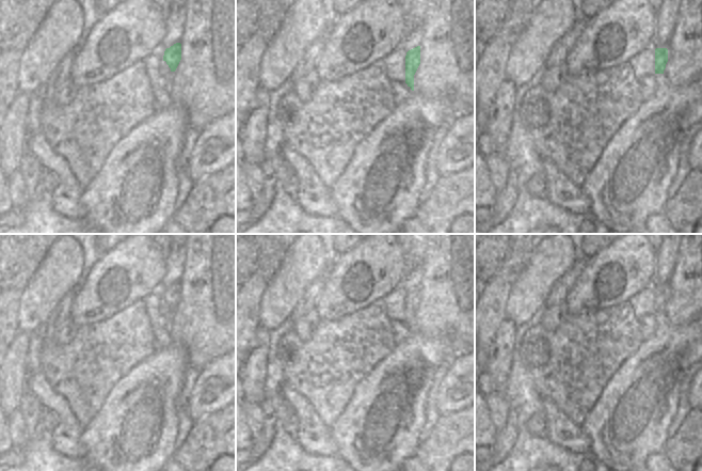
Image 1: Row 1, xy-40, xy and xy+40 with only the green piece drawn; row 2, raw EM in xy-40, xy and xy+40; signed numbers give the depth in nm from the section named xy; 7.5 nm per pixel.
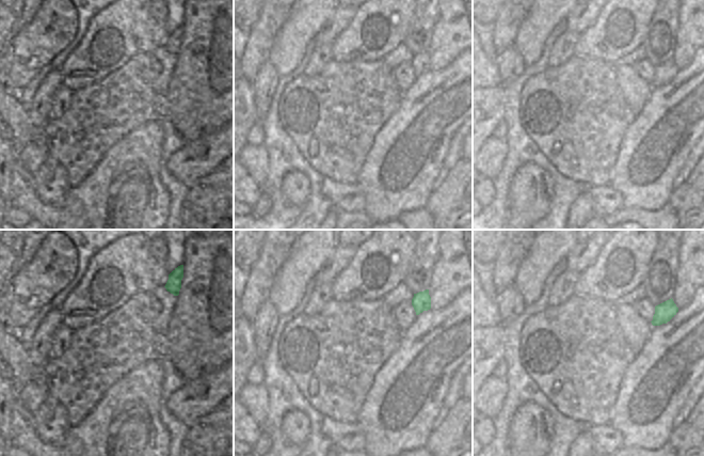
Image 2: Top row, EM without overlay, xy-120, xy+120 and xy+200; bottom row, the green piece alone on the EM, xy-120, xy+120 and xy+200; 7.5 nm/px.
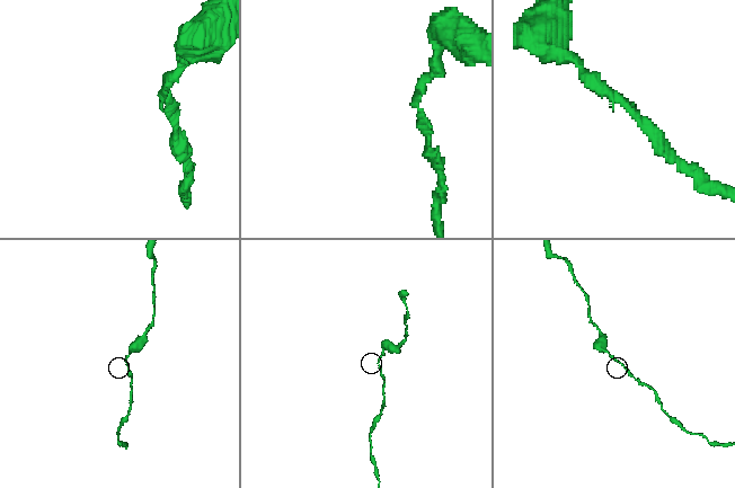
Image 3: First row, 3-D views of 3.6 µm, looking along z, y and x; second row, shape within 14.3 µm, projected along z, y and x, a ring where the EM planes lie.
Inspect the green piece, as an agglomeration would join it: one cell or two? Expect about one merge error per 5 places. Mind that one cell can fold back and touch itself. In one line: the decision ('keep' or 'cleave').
keep

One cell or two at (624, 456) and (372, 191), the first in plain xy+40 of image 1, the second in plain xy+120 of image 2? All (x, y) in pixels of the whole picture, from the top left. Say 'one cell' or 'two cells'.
one cell

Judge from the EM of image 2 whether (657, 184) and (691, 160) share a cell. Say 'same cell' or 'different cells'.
different cells

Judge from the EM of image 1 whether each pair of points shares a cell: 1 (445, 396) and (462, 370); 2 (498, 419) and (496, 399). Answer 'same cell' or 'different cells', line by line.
1: same cell
2: same cell

